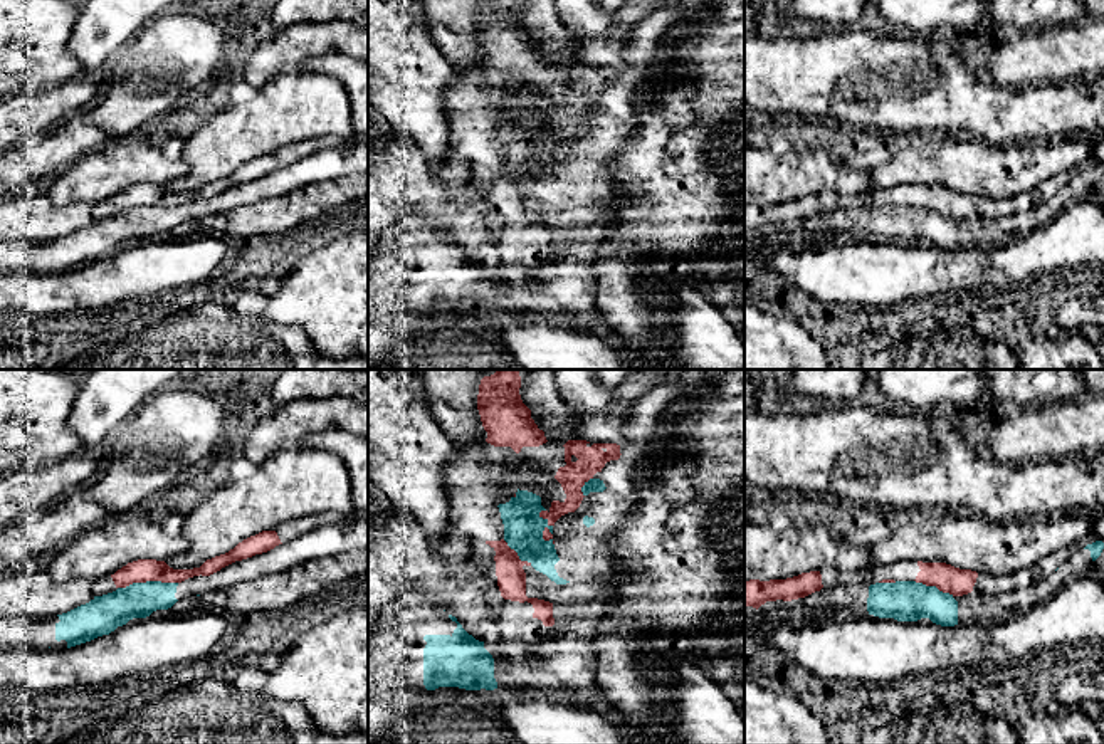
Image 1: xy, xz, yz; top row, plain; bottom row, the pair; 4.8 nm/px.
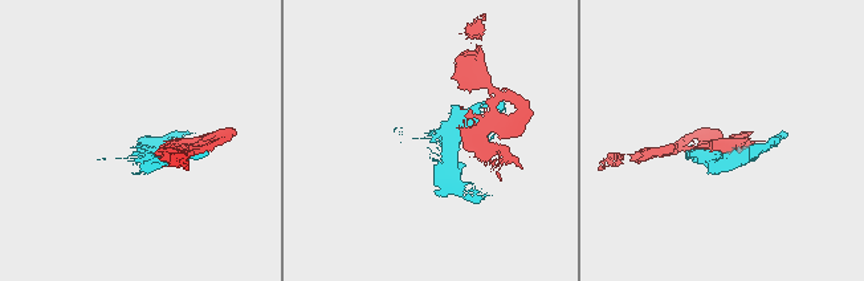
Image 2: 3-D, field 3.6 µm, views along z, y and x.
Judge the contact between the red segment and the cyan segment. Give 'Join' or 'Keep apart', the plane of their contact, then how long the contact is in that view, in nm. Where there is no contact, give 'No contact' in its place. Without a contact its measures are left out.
Keep apart. Touches red in xy. Shared border 280 nm

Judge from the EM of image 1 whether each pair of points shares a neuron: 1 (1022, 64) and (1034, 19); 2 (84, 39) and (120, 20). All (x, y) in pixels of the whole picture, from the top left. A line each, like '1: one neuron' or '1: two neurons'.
1: two neurons
2: one neuron

